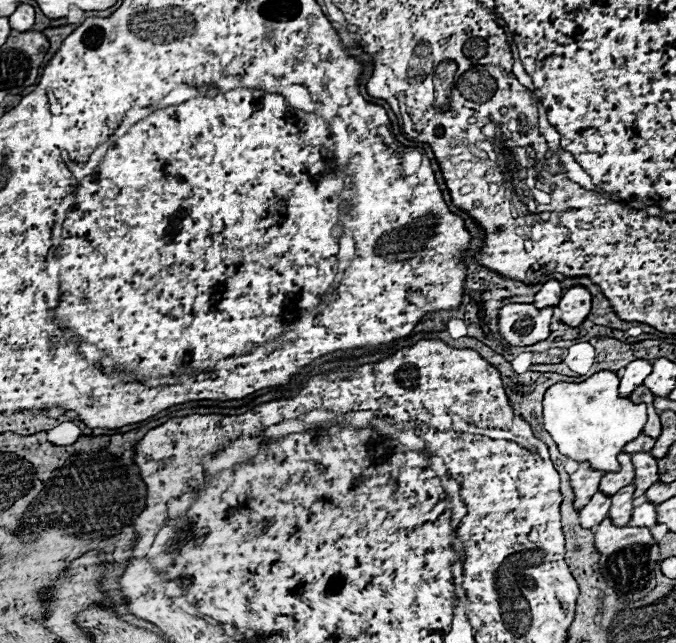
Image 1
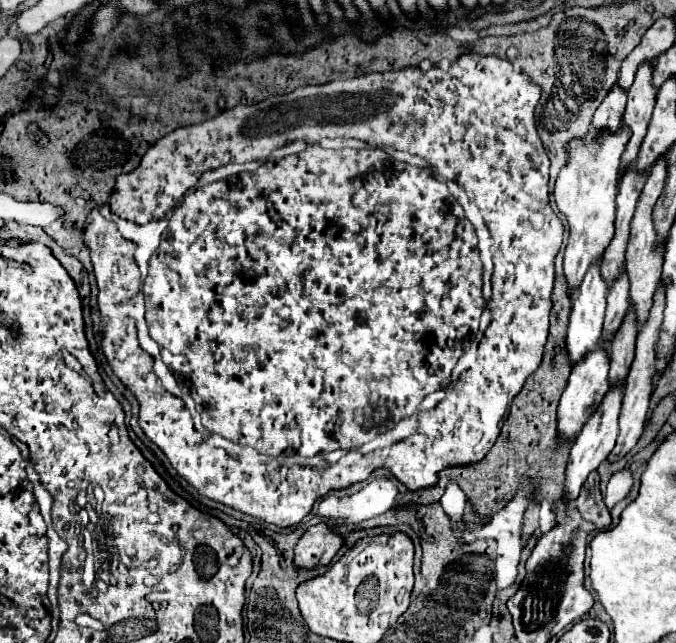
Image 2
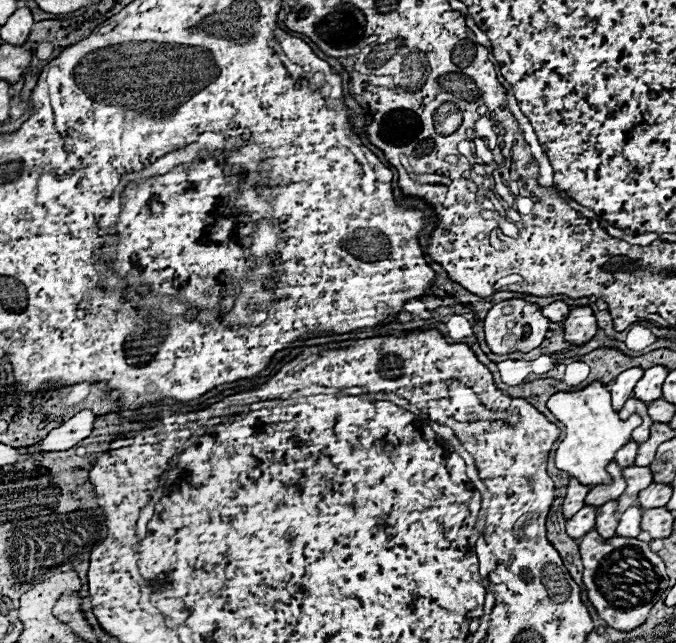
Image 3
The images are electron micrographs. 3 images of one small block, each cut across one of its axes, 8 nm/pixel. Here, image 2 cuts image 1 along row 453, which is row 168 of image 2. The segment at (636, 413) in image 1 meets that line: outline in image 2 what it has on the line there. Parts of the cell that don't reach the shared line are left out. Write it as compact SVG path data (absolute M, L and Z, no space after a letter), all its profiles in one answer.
M620 126L616 132L600 130L590 140L574 138L572 142L568 142L568 160L556 178L554 202L558 210L568 218L570 226L570 238L564 252L564 274L572 290L580 286L584 274L592 264L592 258L602 256L602 252L614 238L618 174L624 146L630 138L628 132L628 126Z

